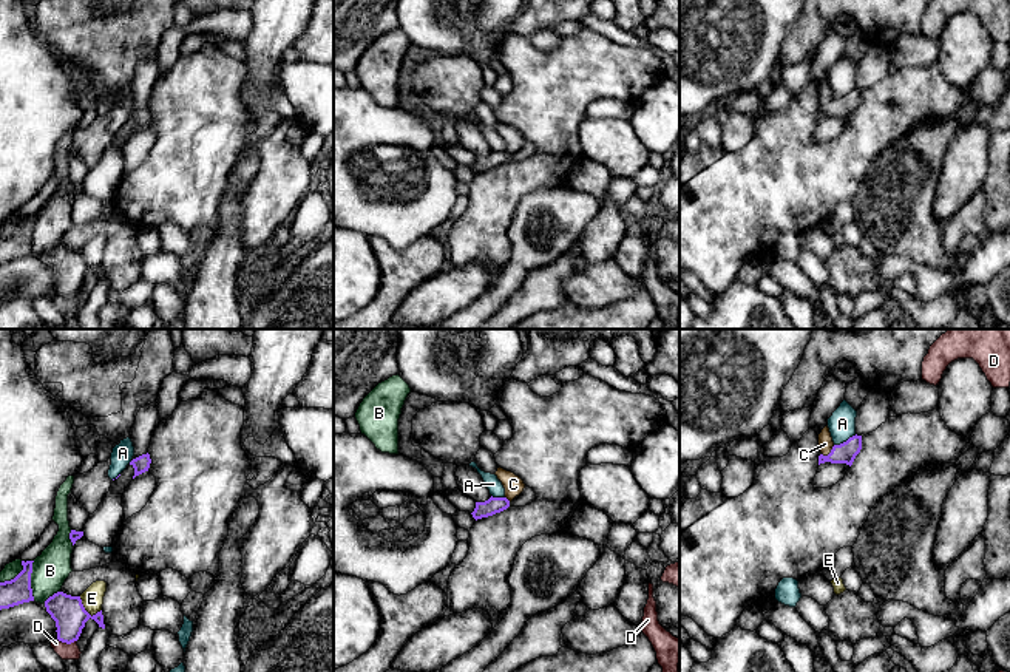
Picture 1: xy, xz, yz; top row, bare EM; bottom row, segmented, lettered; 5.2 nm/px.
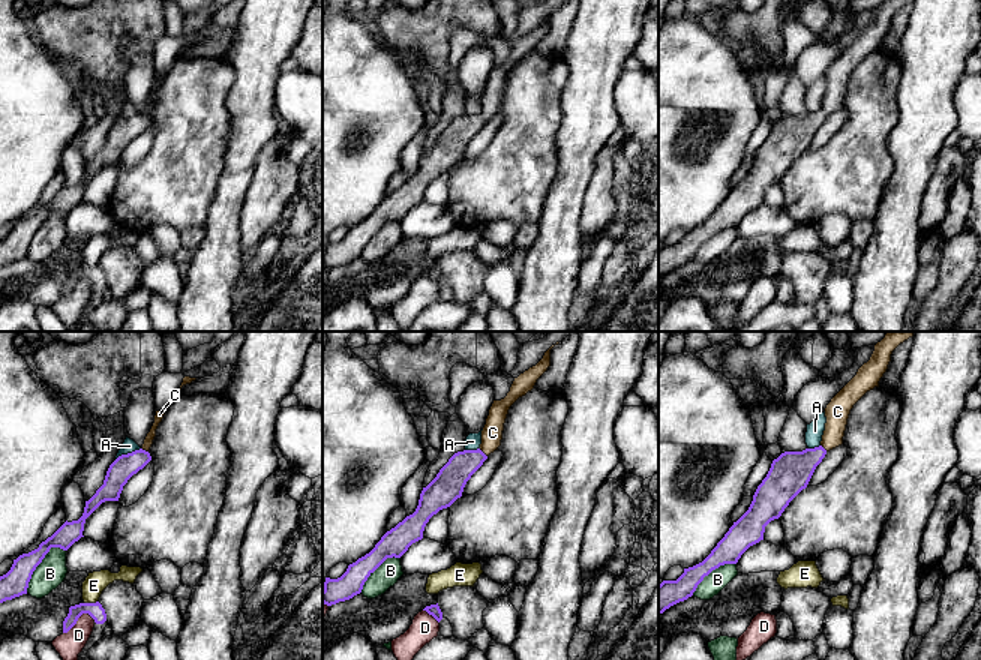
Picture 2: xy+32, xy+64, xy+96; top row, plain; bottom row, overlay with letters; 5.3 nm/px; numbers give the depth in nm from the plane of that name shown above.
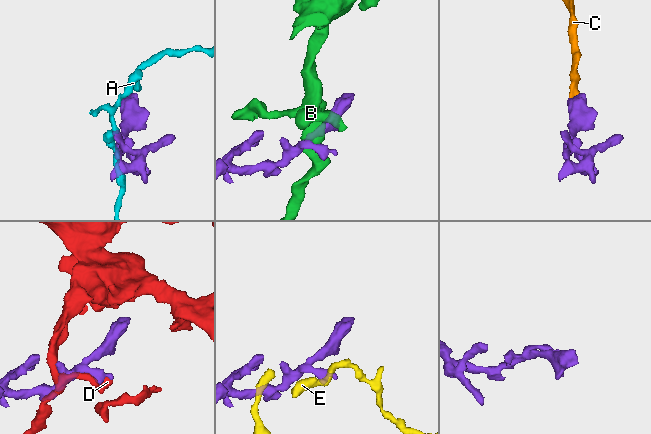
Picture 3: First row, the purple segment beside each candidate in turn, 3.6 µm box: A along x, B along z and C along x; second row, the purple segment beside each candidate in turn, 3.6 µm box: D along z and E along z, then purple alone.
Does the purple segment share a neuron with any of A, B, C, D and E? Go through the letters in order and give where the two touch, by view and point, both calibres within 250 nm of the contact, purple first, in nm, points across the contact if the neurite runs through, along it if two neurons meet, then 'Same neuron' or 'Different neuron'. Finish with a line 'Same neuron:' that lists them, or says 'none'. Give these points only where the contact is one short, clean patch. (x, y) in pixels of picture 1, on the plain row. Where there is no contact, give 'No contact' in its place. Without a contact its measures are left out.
A: Touches purple at yz (847, 95). Thickness 110 nm (purple) against 140 nm. Boundary: yz (856, 88), (834, 99). Different neuron
B: Touches purple at xy (30, 235). Thickness 140 nm (purple) against 190 nm. Different neuron
C: Touches purple at yz (830, 107). Thickness 110 nm (purple) against 80 nm. Path across: yz (845, 107), (830, 107), (825, 95). Same neuron
D: Touches purple at xy (67, 297). Thickness 170 nm (purple) against 80 nm. Different neuron
E: Touches purple at xy (85, 264). Thickness 170 nm (purple) against 110 nm. Boundary: xy (79, 251), (91, 269), (101, 264). Different neuron
Same neuron: C

